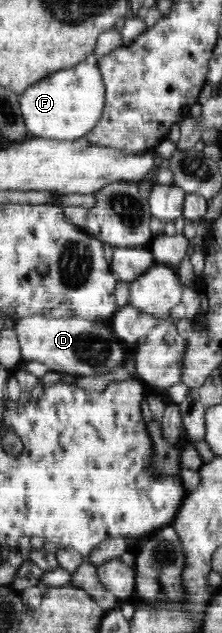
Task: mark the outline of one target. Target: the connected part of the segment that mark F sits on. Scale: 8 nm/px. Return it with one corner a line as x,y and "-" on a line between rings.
90,55
74,67
54,71
20,93
24,124
30,137
78,141
96,127
104,112
105,87
100,68

